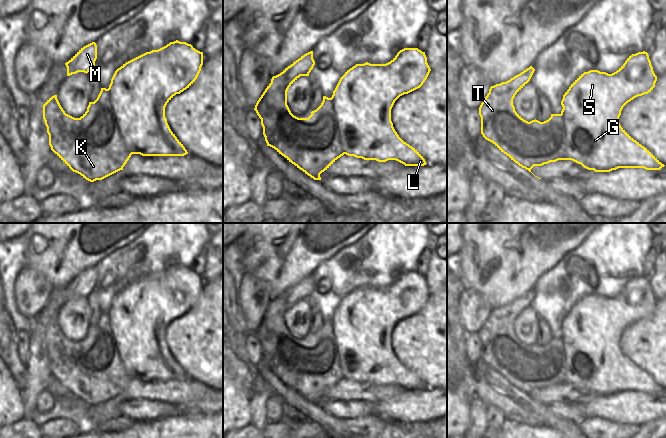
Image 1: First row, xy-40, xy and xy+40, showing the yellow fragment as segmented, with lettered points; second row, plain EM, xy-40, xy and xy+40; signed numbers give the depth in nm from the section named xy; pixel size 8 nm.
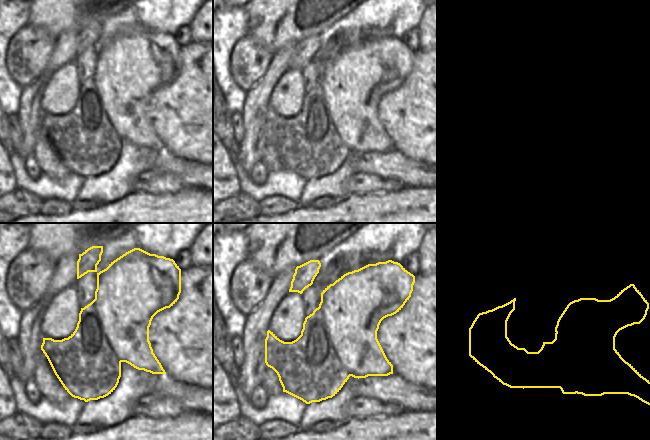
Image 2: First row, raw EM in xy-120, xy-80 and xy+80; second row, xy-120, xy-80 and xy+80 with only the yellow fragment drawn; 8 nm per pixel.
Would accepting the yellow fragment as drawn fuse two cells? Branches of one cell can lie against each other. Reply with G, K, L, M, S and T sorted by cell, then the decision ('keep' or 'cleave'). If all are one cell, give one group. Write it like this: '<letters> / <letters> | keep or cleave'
G L S / K M T | cleave

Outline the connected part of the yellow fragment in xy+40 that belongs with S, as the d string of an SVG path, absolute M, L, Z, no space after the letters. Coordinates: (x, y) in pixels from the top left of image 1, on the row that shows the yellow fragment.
M645 51L629 56L612 74L598 70L581 74L565 92L561 101L569 153L578 158L584 168L595 172L610 172L618 168L660 170L664 167L664 164L634 140L619 123L623 107L634 98L651 92L656 81L657 76Z

